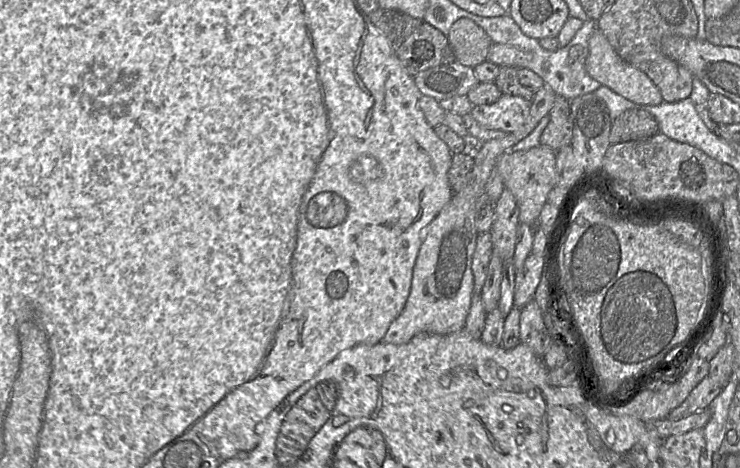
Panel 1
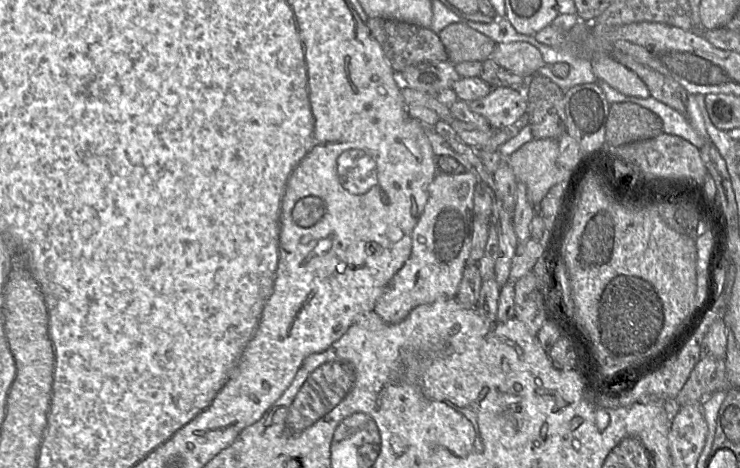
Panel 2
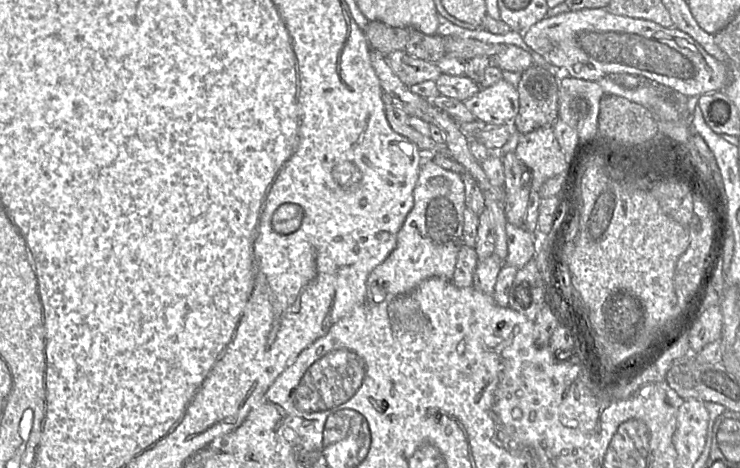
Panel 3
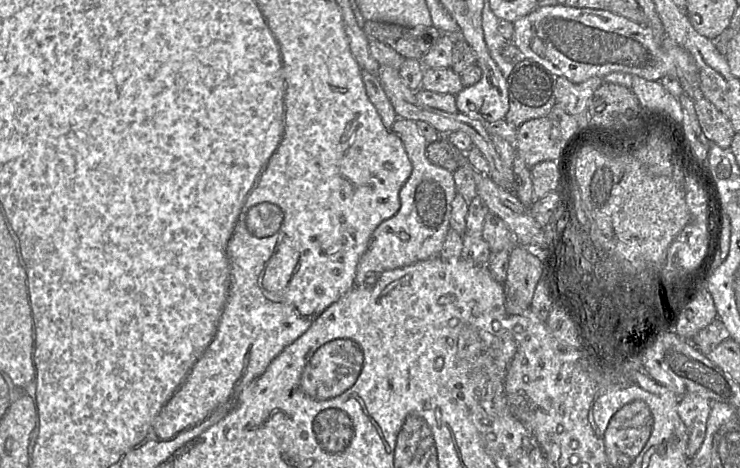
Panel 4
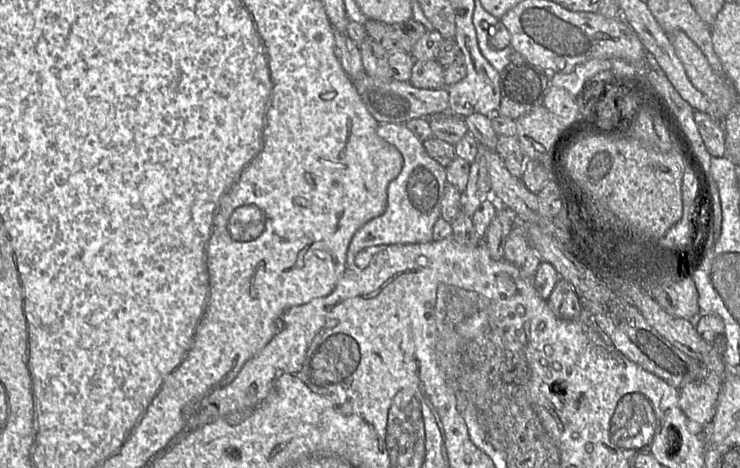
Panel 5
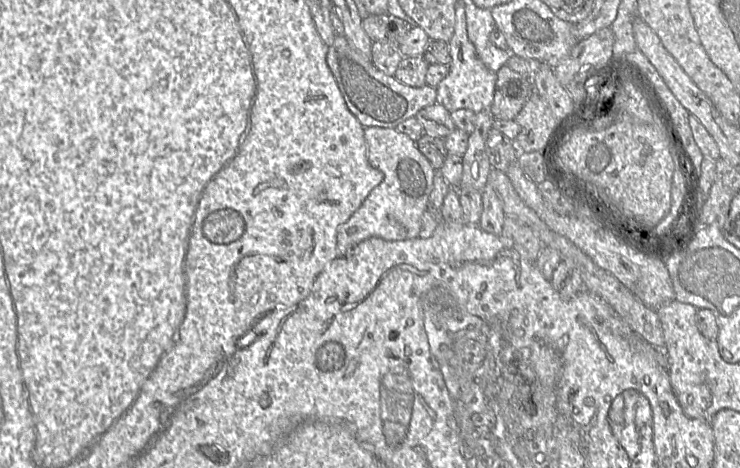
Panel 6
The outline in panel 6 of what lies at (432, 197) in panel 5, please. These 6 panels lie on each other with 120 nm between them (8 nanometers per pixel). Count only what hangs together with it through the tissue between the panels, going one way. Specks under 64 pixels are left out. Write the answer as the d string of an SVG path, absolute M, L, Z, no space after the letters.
M372 126L364 128L364 138L367 146L368 161L371 166L383 173L384 178L382 182L368 194L362 205L352 216L338 227L338 256L346 255L354 246L370 237L379 237L390 241L419 237L421 217L426 211L428 197L433 189L433 180L436 171L409 136L398 132L395 128Z

